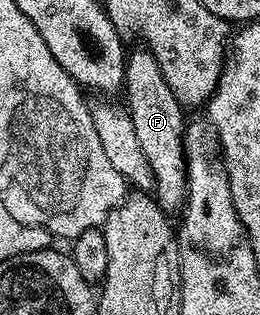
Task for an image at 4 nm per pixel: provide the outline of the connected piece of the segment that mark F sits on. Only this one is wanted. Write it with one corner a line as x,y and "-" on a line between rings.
147,49
129,50
124,61
123,102
134,121
134,137
150,161
150,173
154,173
154,198
165,213
179,212
188,195
188,158
184,155
185,108
170,93
170,85
162,77
158,61

